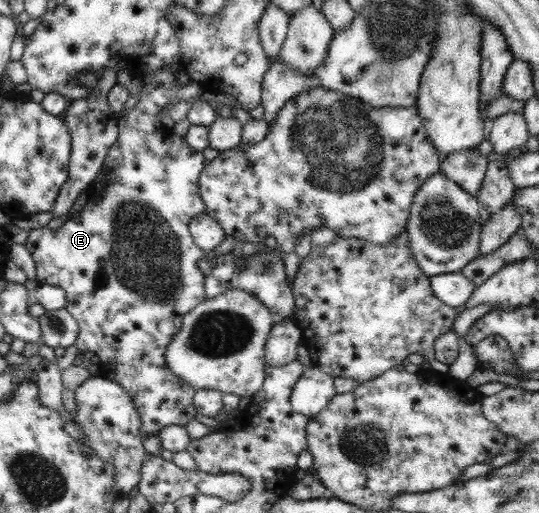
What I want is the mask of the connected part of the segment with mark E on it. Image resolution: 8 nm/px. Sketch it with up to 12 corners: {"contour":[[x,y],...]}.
{"contour":[[140,79],[79,211],[28,231],[140,432],[195,418],[165,366],[206,299],[206,161],[161,125],[201,97]]}

